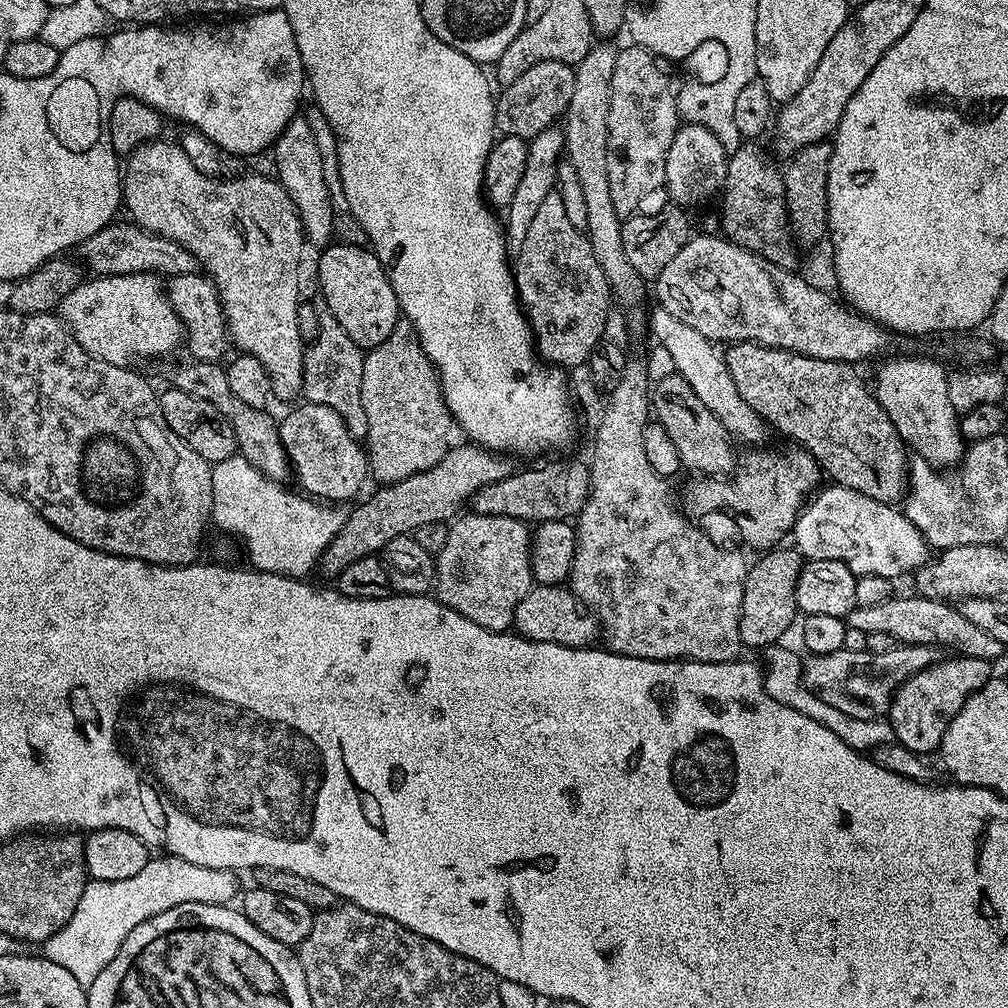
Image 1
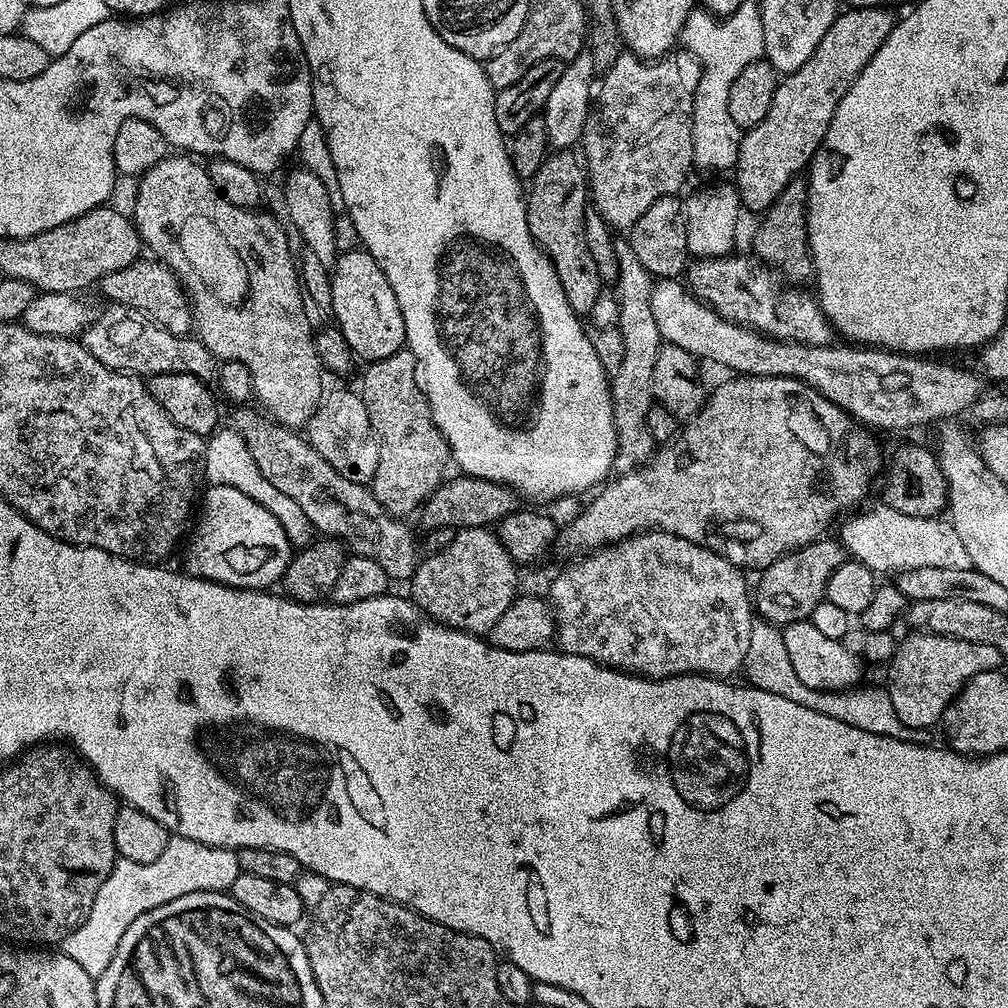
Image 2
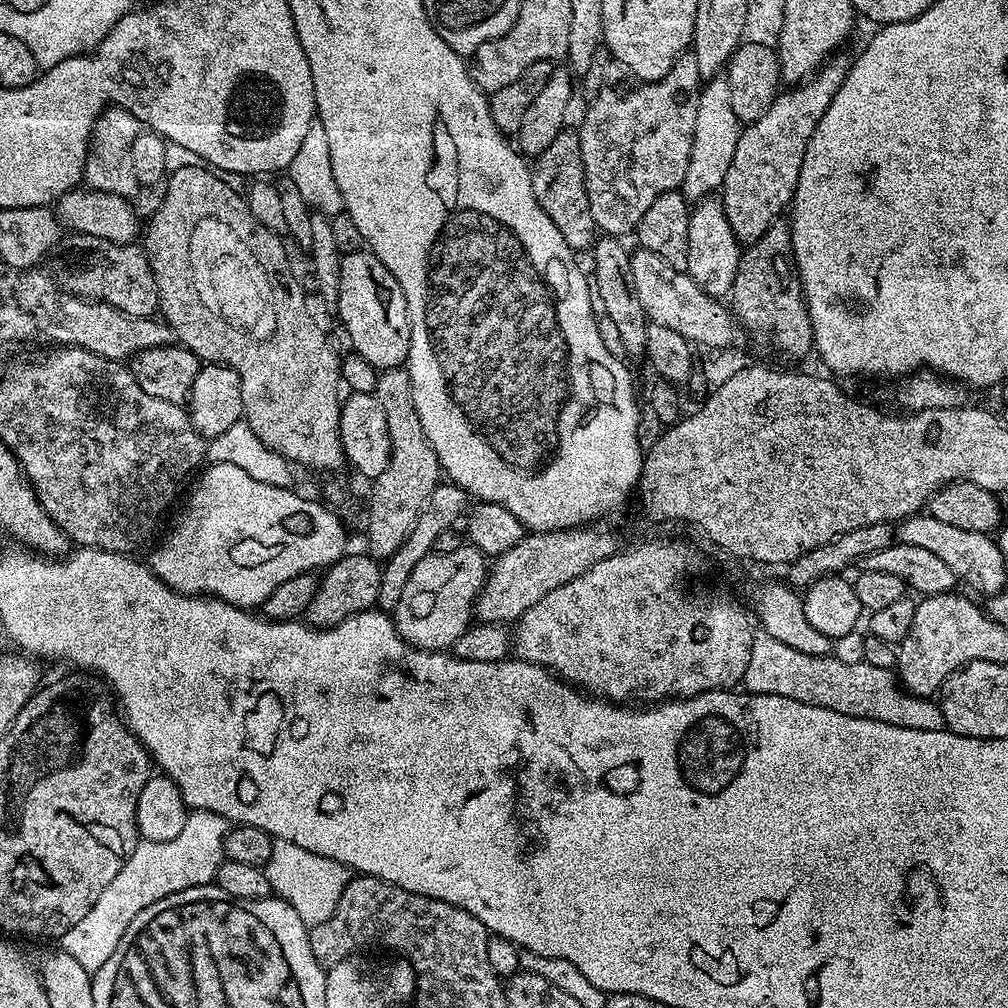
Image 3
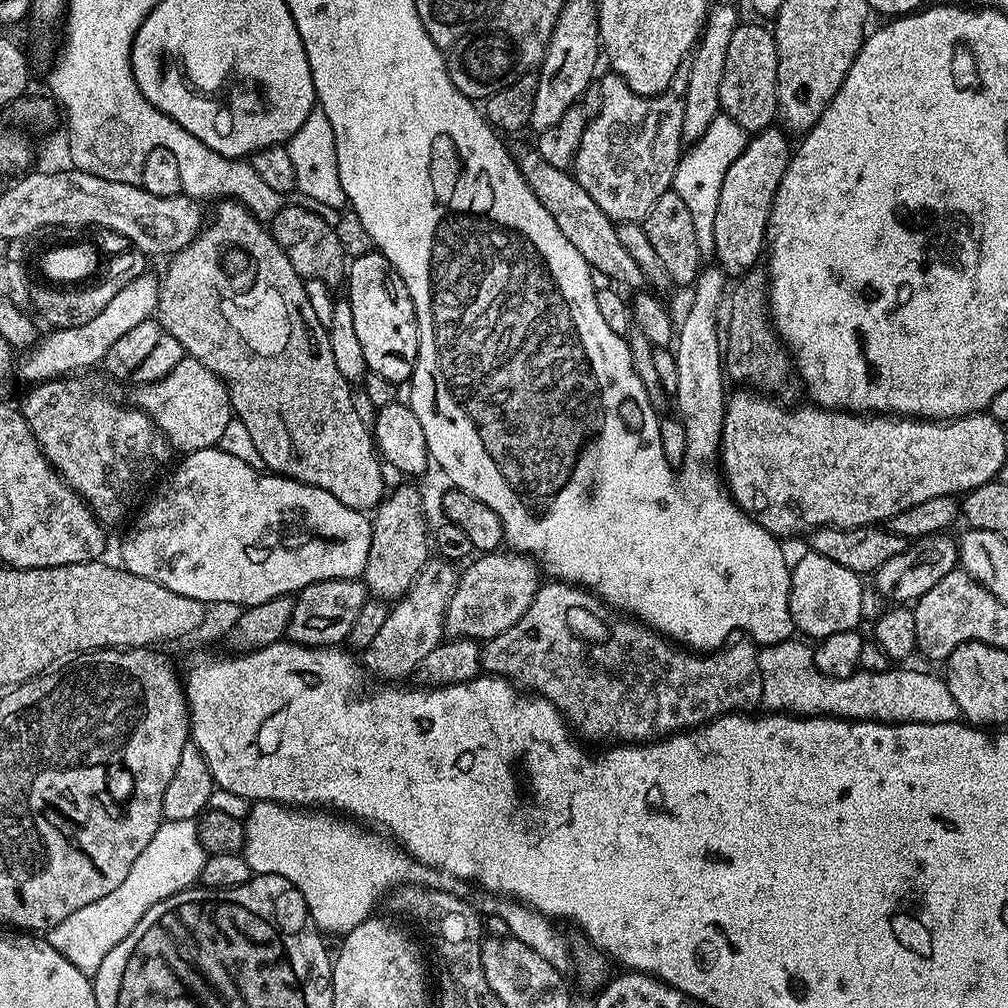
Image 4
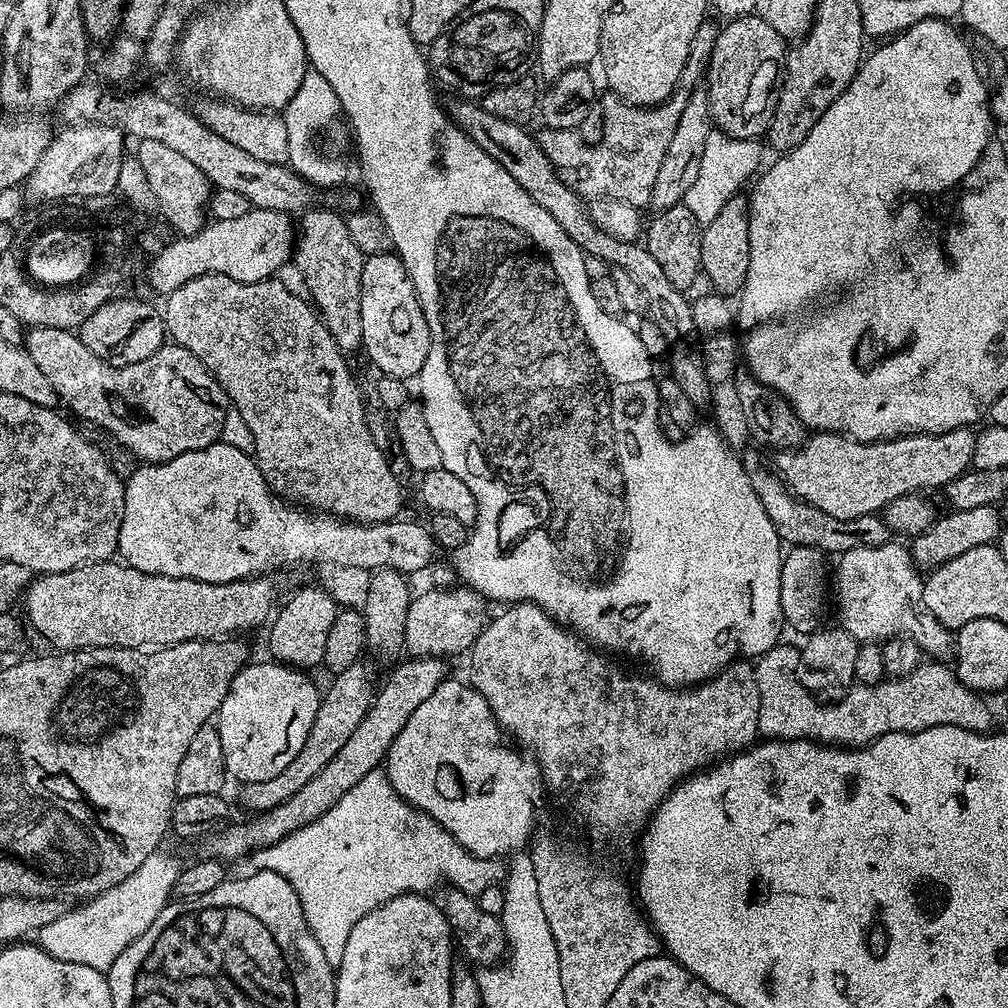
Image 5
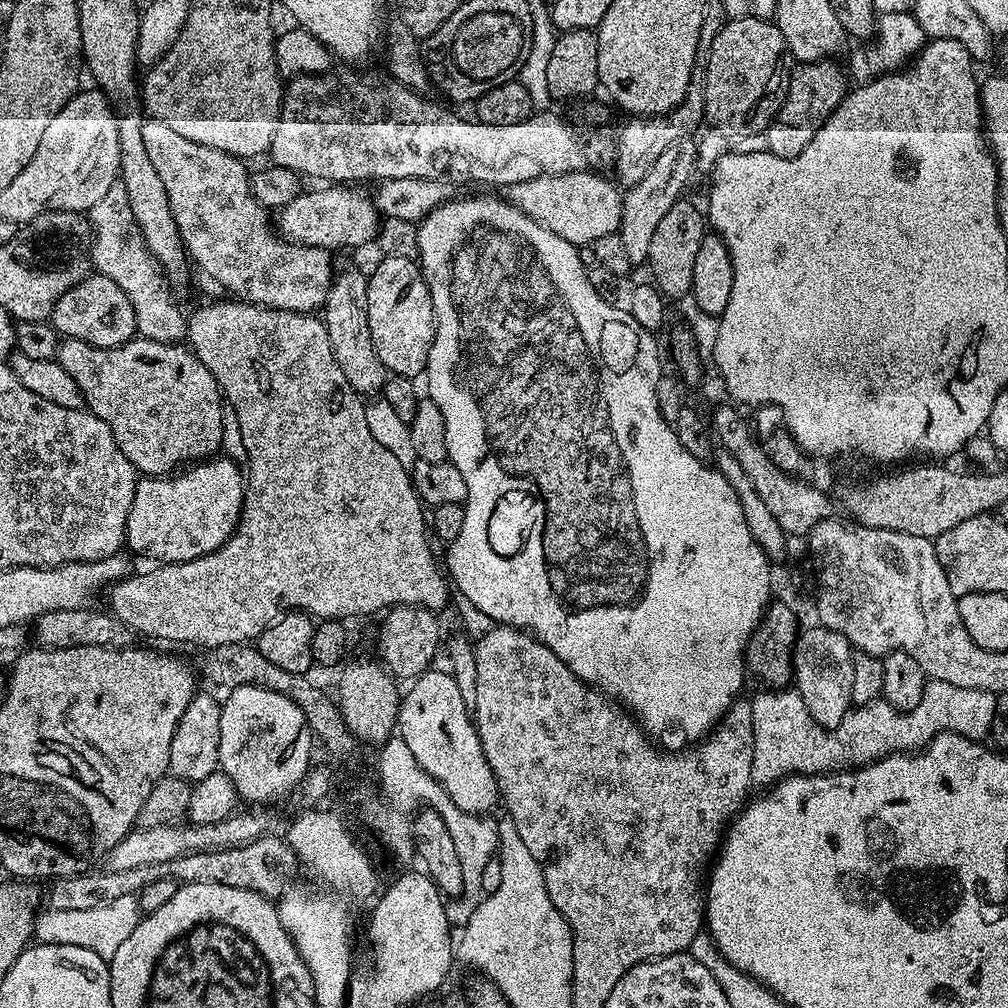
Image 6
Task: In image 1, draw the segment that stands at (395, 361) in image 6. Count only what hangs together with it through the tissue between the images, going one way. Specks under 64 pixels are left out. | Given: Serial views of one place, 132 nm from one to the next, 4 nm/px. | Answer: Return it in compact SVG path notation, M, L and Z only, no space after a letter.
M329 243L319 254L316 276L320 279L319 295L330 306L330 314L338 318L338 326L350 334L350 338L361 350L367 350L386 342L390 330L401 323L400 303L390 286L390 278L384 273L380 259L367 247Z

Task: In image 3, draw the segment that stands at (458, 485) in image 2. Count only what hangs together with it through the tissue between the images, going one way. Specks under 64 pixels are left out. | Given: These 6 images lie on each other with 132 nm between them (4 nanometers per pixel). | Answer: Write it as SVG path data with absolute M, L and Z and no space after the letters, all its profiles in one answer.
M451 482L437 484L436 489L430 494L430 498L426 498L426 506L422 506L422 510L418 514L418 522L414 522L414 530L410 530L406 542L392 556L383 561L380 569L382 586L378 590L376 599L376 608L379 611L389 614L395 612L398 601L402 598L402 590L406 587L406 582L409 580L414 566L418 566L418 562L422 562L422 558L430 555L434 546L434 538L438 538L438 534L442 534L442 530L455 528L465 519L469 507L470 497L464 489Z

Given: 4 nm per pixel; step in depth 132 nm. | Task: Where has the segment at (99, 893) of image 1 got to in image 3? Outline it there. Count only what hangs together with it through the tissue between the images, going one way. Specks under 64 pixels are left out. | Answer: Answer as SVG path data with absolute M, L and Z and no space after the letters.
M193 811L189 815L186 826L178 838L170 838L170 842L150 842L140 840L131 854L126 858L122 870L94 906L77 924L70 926L66 934L59 937L58 944L63 952L70 954L82 970L95 974L105 962L118 950L118 942L122 942L122 934L126 934L126 926L146 910L146 906L154 906L162 898L170 898L170 894L178 894L182 890L190 890L194 886L213 883L226 857L224 854L224 836L228 832L230 822L213 812Z

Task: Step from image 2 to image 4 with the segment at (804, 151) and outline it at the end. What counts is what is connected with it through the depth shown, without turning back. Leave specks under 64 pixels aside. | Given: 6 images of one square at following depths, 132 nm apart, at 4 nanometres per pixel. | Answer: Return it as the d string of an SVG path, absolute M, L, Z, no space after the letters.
M769 126L762 134L751 137L742 150L740 159L734 162L730 170L726 170L726 178L722 186L722 194L718 197L718 218L716 219L716 251L714 253L715 263L729 277L736 278L745 272L751 272L757 267L756 256L763 257L766 252L766 233L768 230L768 219L772 209L772 199L782 182L782 174L786 170L790 159L790 148L788 152L787 135L780 136L781 129Z

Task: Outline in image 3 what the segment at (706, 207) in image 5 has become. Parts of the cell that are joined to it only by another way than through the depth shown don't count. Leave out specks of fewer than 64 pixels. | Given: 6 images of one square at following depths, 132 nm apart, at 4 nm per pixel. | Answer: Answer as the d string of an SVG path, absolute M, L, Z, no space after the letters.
M713 78L701 87L700 101L698 102L698 118L694 118L694 146L690 150L690 166L686 166L686 178L682 185L682 191L689 200L695 202L706 196L719 193L724 186L726 170L732 168L734 162L734 150L740 144L742 125L734 114L734 106L730 106L730 86L727 79Z

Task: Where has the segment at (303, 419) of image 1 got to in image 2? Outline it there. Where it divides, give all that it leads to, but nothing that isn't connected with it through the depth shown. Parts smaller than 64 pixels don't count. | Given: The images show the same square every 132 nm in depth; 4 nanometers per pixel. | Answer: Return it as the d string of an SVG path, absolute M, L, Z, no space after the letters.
M340 388L337 392L330 392L321 399L316 412L308 419L306 439L314 446L314 450L318 450L318 454L322 454L322 458L326 458L326 462L330 462L330 466L334 466L334 470L338 470L338 474L342 474L342 478L368 484L374 478L374 470L378 470L378 438L374 434L374 426L370 426L370 414L366 414L359 391L347 392Z

